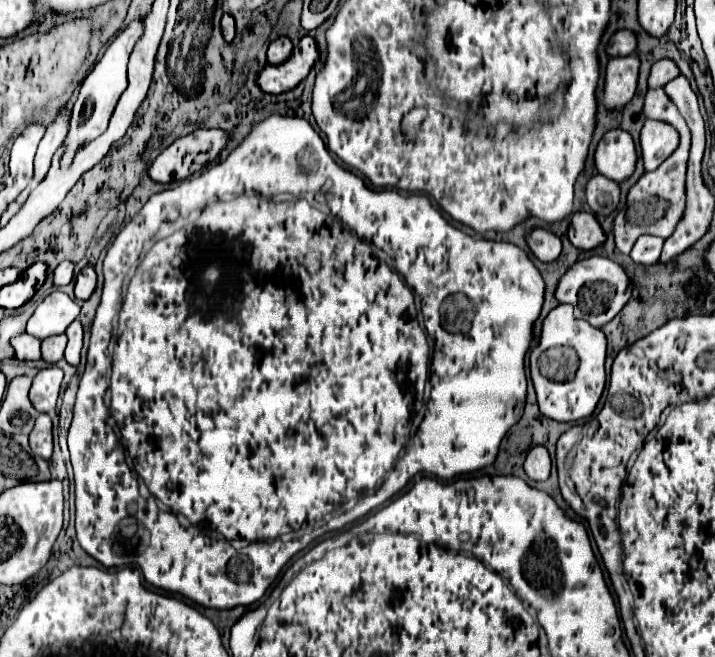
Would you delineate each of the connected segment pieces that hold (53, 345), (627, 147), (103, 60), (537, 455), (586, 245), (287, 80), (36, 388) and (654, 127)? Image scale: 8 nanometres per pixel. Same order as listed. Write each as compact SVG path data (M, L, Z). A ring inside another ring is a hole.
M66 335L48 337L42 341L42 359L54 365L64 357L64 349L66 349Z
M622 129L606 131L596 147L594 163L604 177L616 183L628 179L636 167L636 147L630 133Z
M132 19L126 27L122 27L118 31L114 41L106 47L106 51L102 53L102 57L98 59L98 63L90 71L90 75L84 79L84 83L80 87L80 93L78 93L78 99L74 103L70 129L68 129L68 135L66 135L66 141L64 141L64 145L68 145L68 151L62 159L62 167L66 167L70 163L72 153L78 145L82 145L84 141L96 139L98 135L102 135L108 129L108 119L110 119L120 95L128 87L128 77L126 77L128 55L132 55L132 47L138 43L140 35L144 35L144 19Z
M534 445L524 461L524 471L532 481L546 481L550 475L550 455L544 445Z
M578 211L572 215L570 227L568 227L568 239L578 249L592 249L604 241L604 231L596 221L594 213Z
M306 35L294 47L294 51L292 51L288 61L284 61L282 65L266 65L260 71L258 85L266 93L284 93L284 91L290 91L302 79L306 79L306 75L310 73L310 69L314 67L314 63L318 59L320 59L320 49L318 49L316 39Z
M58 367L38 371L30 389L30 401L38 413L54 411L60 393L60 383L62 383L62 371Z
M646 121L640 133L640 149L644 171L654 171L668 159L678 147L678 133L674 127L662 121Z

